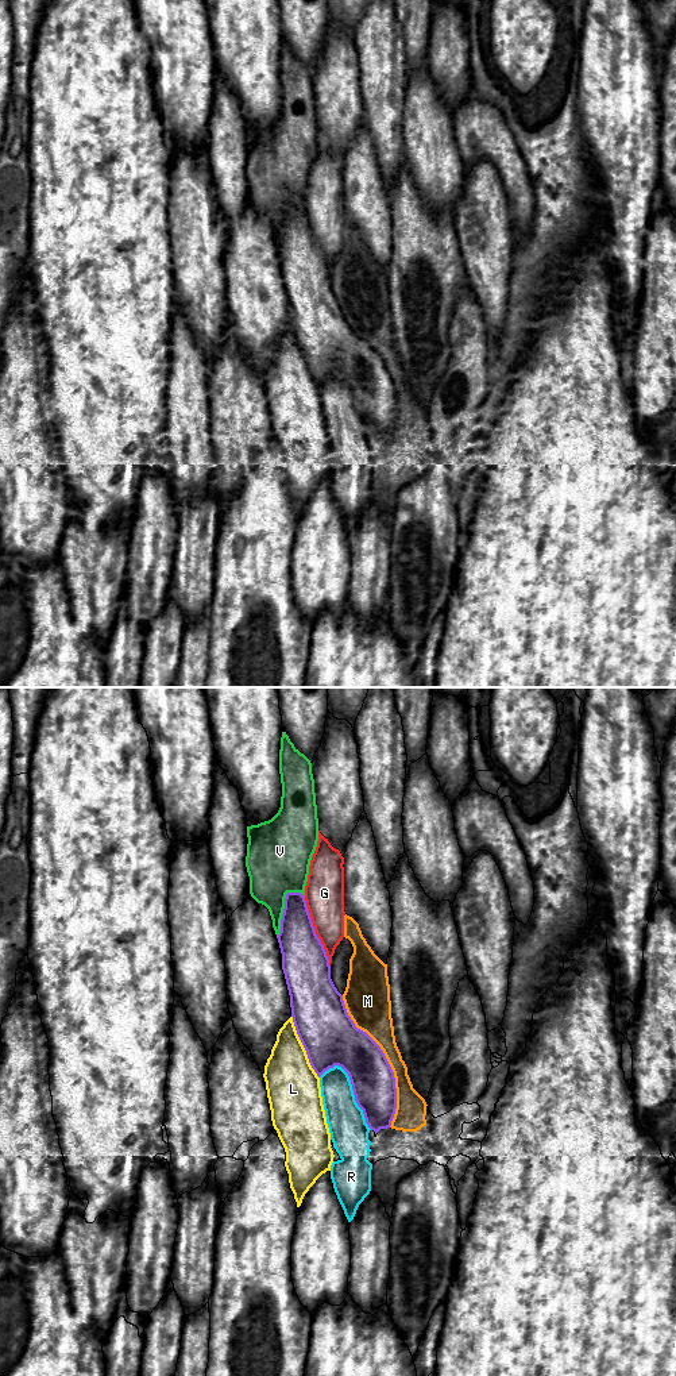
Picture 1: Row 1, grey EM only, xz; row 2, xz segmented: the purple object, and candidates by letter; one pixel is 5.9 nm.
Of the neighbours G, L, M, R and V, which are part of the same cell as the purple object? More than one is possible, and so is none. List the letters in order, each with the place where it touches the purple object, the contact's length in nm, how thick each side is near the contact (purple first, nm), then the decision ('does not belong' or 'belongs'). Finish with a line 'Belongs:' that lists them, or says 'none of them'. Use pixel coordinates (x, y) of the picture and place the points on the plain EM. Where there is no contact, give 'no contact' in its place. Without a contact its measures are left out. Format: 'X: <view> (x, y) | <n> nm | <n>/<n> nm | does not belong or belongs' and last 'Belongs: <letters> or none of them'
G: xz (315, 241) | 440 nm | 280/240 nm | does not belong
L: xz (304, 355) | 400 nm | 320/320 nm | does not belong
M: xz (386, 369) | 850 nm | 260/190 nm | does not belong
R: xz (354, 400) | 460 nm | 260/220 nm | does not belong
V: xz (284, 218) | 320 nm | 240/320 nm | does not belong
Belongs: none of them

